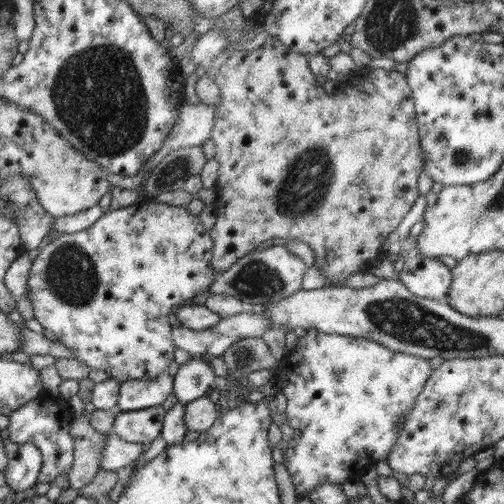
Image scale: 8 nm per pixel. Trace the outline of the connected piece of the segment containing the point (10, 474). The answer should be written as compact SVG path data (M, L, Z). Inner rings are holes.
M31 443L19 445L16 455L5 470L6 483L14 493L23 492L37 484L42 466L42 454Z

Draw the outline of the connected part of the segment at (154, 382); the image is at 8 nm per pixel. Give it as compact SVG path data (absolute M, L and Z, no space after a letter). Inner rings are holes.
M167 371L154 378L135 378L119 382L118 411L128 412L160 406L173 392L173 376Z

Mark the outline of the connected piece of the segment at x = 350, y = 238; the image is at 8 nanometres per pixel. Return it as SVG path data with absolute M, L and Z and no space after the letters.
M268 36L266 42L258 50L232 49L226 64L218 70L213 78L220 90L221 103L215 109L215 123L210 134L210 140L216 146L215 159L219 164L219 178L216 191L218 202L224 210L216 212L216 222L209 231L213 240L211 267L216 274L228 270L240 257L269 245L276 238L299 239L308 243L315 252L315 265L319 266L328 277L324 288L342 288L346 279L356 272L368 270L369 263L378 256L385 256L380 250L381 244L391 232L402 222L402 219L419 196L418 177L425 163L424 151L420 147L420 133L418 130L415 104L412 89L408 87L406 74L398 71L371 69L368 78L360 78L360 90L352 90L352 86L340 86L336 94L324 91L317 78L308 67L307 56L282 45L274 36Z

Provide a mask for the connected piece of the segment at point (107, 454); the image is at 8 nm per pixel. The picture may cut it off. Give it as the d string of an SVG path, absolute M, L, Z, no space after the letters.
M110 432L105 442L105 447L101 450L101 461L99 468L102 470L118 471L128 466L136 460L142 460L146 450L144 445L135 442L126 442L123 438Z

